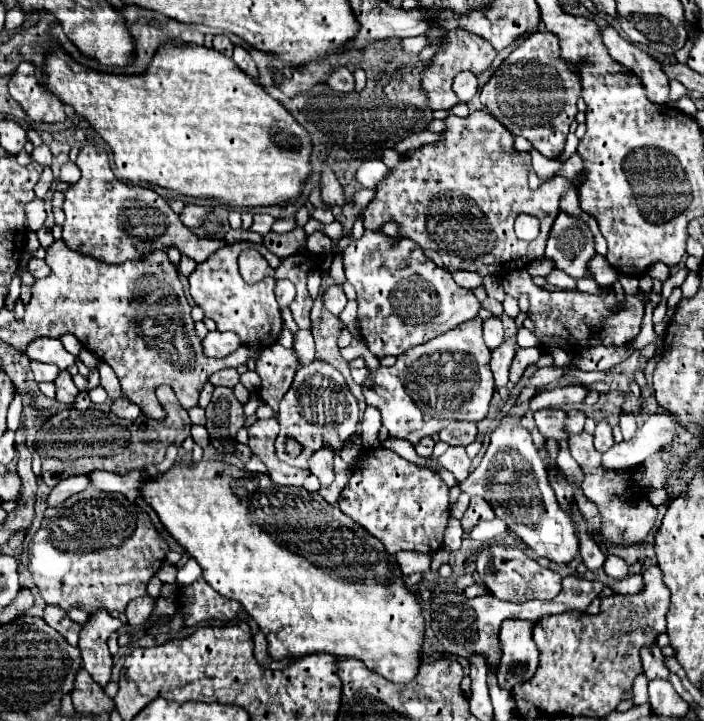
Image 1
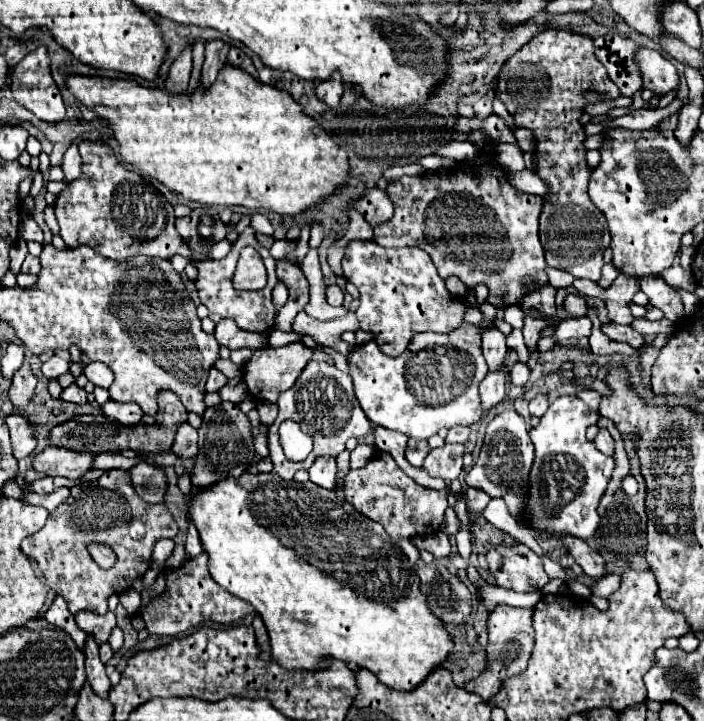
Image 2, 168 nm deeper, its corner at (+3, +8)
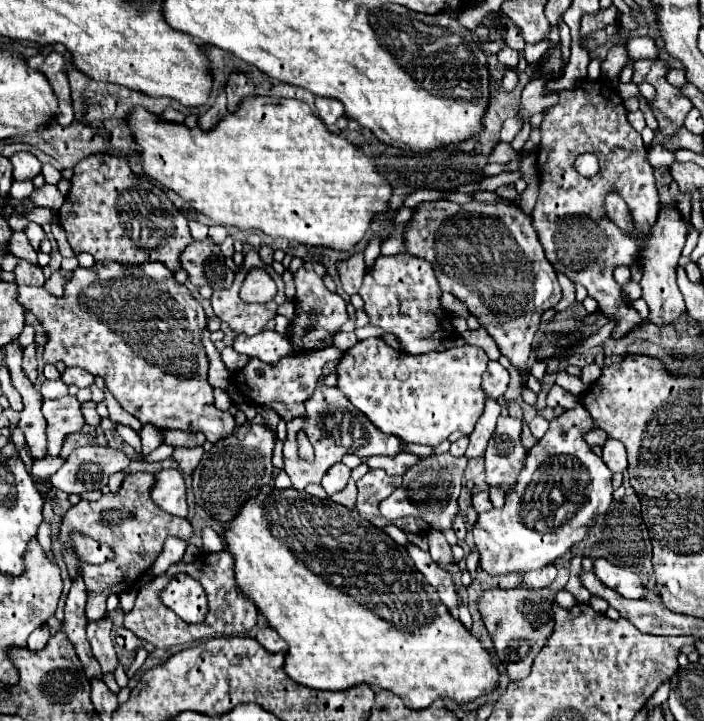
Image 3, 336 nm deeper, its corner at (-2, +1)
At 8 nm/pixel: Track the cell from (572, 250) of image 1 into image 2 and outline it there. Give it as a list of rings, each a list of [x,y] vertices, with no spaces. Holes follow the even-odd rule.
[[[548,28],[524,44],[504,62],[496,84],[496,98],[506,106],[516,126],[530,128],[536,136],[538,176],[550,186],[540,216],[540,240],[548,266],[570,272],[576,278],[598,280],[602,254],[610,244],[604,216],[588,198],[590,170],[586,166],[584,128],[578,122],[586,106],[582,92],[596,90],[610,98],[620,96],[608,78],[604,64],[594,54],[594,38],[570,30]]]

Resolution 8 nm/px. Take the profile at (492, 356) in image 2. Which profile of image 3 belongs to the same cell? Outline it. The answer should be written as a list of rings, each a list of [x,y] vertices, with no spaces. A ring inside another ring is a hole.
[[[491,361],[487,371],[483,373],[483,391],[485,391],[485,395],[491,397],[491,399],[499,399],[507,391],[507,385],[509,385],[507,369],[501,363]]]

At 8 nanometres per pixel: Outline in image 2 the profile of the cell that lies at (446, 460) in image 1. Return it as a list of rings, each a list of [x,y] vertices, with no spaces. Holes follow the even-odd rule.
[[[444,444],[442,448],[430,450],[430,454],[424,460],[424,468],[430,476],[450,482],[462,472],[462,456],[464,444]]]

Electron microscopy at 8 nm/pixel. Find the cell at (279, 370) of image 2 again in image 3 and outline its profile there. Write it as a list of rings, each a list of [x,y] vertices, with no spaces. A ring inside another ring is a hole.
[[[327,347],[321,351],[311,351],[301,357],[283,357],[277,365],[259,363],[259,359],[249,359],[249,363],[233,375],[235,385],[255,403],[255,405],[269,405],[279,413],[283,421],[291,421],[303,417],[303,403],[313,395],[317,383],[321,381],[321,369],[327,361],[339,361],[341,351],[337,347]]]

